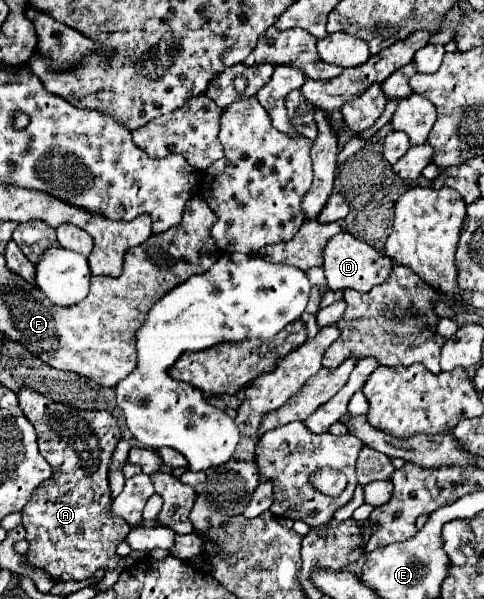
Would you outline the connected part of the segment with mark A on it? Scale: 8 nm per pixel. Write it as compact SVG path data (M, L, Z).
M30 387L18 391L18 401L24 417L28 417L36 429L40 453L54 471L22 509L28 563L46 571L54 581L84 581L92 577L96 569L112 571L122 559L116 555L116 547L130 531L130 525L122 517L108 513L112 507L108 465L122 437L116 417L108 411L82 411L50 401L50 397Z

